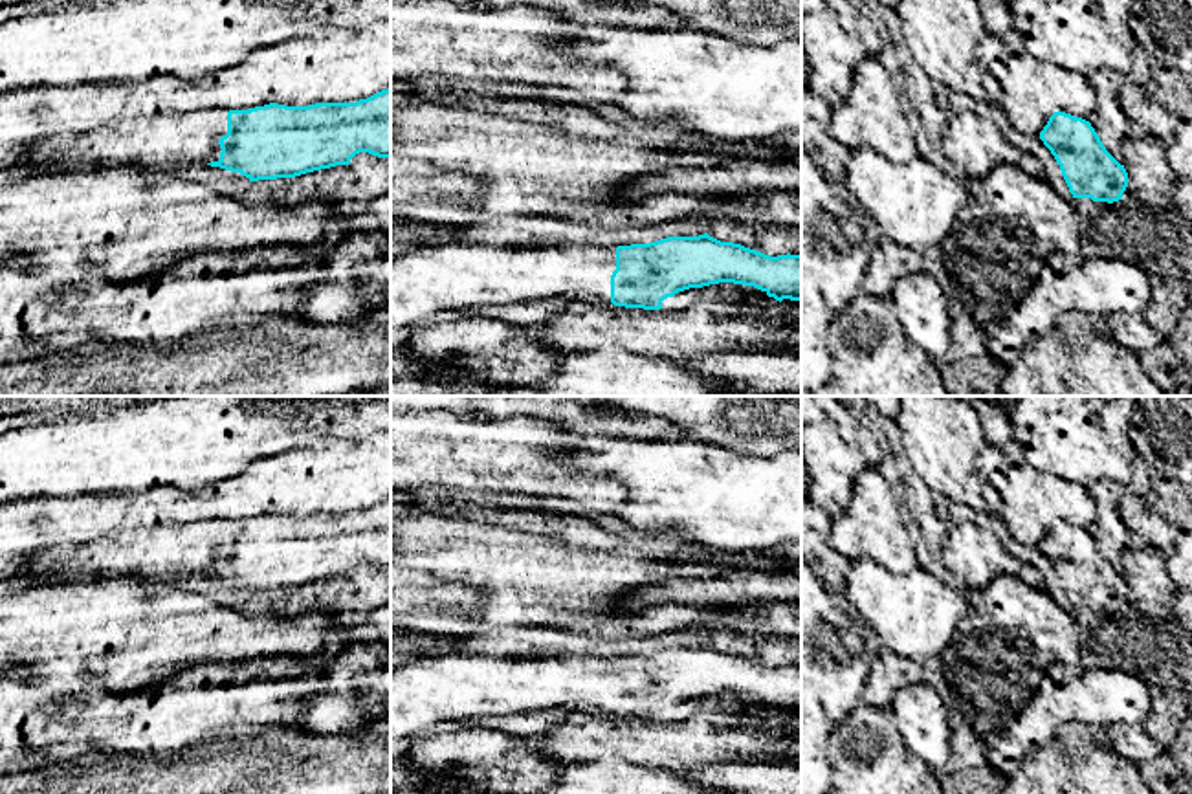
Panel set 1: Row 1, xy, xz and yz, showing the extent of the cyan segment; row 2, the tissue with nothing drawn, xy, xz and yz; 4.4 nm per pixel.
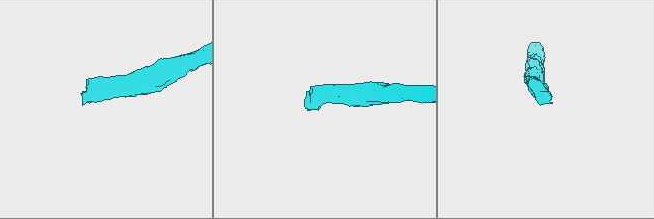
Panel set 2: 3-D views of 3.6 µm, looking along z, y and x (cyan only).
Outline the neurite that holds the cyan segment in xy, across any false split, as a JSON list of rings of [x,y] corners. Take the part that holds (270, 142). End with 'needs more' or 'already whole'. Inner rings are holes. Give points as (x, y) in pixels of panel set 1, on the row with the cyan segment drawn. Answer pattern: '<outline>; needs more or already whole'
[[[391,88],[356,103],[211,108],[163,121],[51,132],[29,147],[24,165],[40,172],[84,165],[169,172],[174,165],[207,163],[259,182],[348,165],[359,152],[391,158]]]; needs more

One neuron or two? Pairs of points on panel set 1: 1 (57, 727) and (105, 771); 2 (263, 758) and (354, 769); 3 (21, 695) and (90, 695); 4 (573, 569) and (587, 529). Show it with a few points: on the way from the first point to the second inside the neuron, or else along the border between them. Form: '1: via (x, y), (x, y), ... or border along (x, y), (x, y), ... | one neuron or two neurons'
1: border along (131, 752), (87, 750), (76, 758), (44, 763) | two neurons
2: via (285, 769), (332, 769) | one neuron
3: via (37, 706), (74, 706) | one neuron
4: border along (540, 532), (587, 549), (620, 543) | two neurons

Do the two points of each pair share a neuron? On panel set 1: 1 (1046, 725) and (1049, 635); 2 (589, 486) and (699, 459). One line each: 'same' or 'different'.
1: different
2: different

